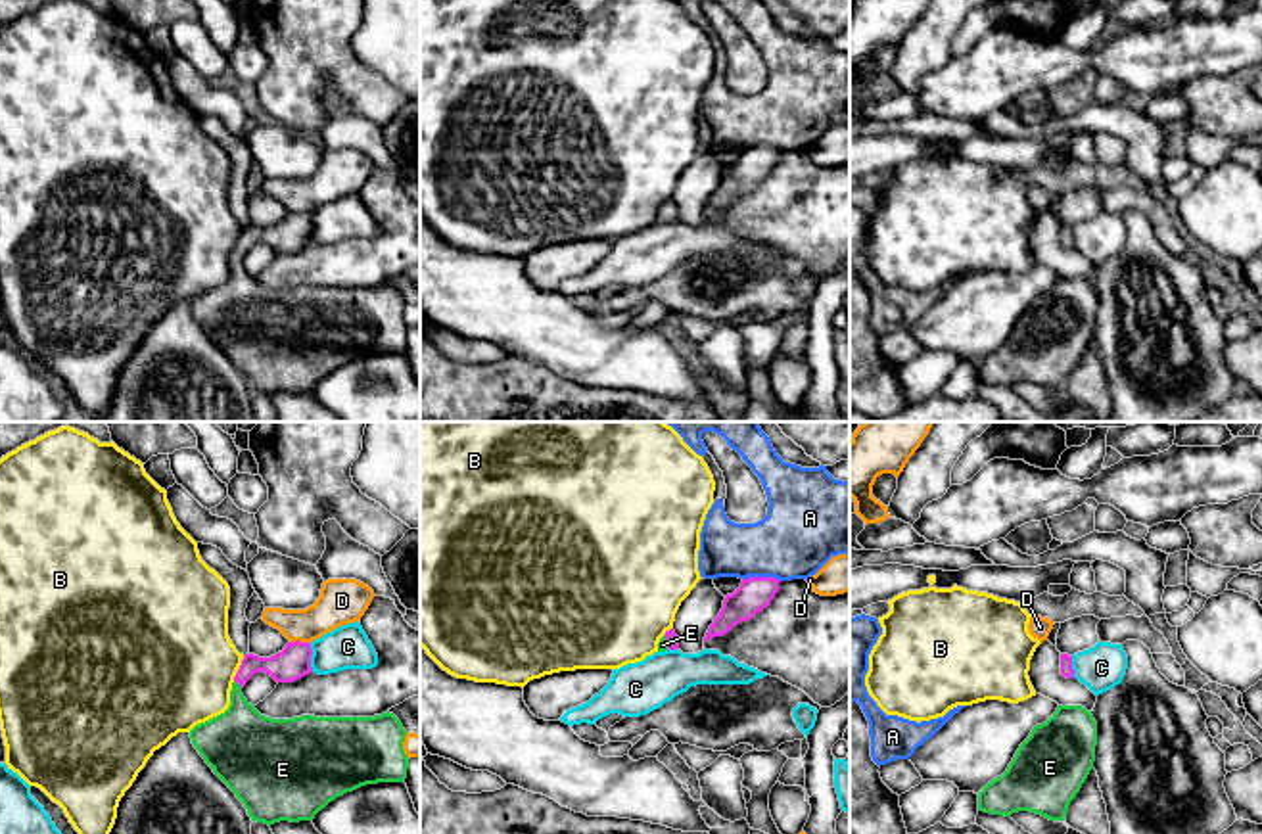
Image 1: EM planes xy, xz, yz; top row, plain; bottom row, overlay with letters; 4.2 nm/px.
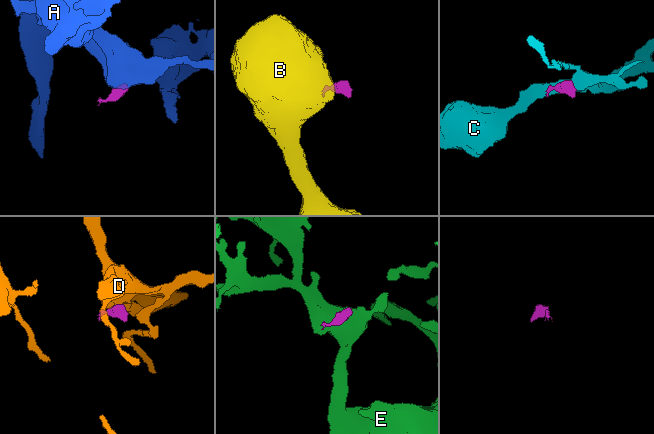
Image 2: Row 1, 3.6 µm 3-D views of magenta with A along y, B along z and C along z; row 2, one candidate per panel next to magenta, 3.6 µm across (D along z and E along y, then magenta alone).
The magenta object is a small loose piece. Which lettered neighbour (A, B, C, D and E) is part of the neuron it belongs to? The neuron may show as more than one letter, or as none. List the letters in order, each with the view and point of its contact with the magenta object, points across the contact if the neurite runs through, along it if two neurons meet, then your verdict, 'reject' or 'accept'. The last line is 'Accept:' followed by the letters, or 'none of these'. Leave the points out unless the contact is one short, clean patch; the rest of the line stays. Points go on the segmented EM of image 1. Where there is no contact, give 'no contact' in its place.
A: meets magenta in xz at (762, 578); border along xz (743, 578), (775, 578), (779, 581); reject
B: meets magenta in xy at (240, 668); border along xy (244, 656), (233, 679); reject
C: meets magenta in xy at (309, 658); reject
D: meets magenta in xy at (298, 641); border along xy (290, 641), (305, 641), (309, 645); reject
E: meets magenta in xy at (238, 683); runs through xy (294, 662), (256, 664), (238, 683), (240, 742); accept
Accept: E

